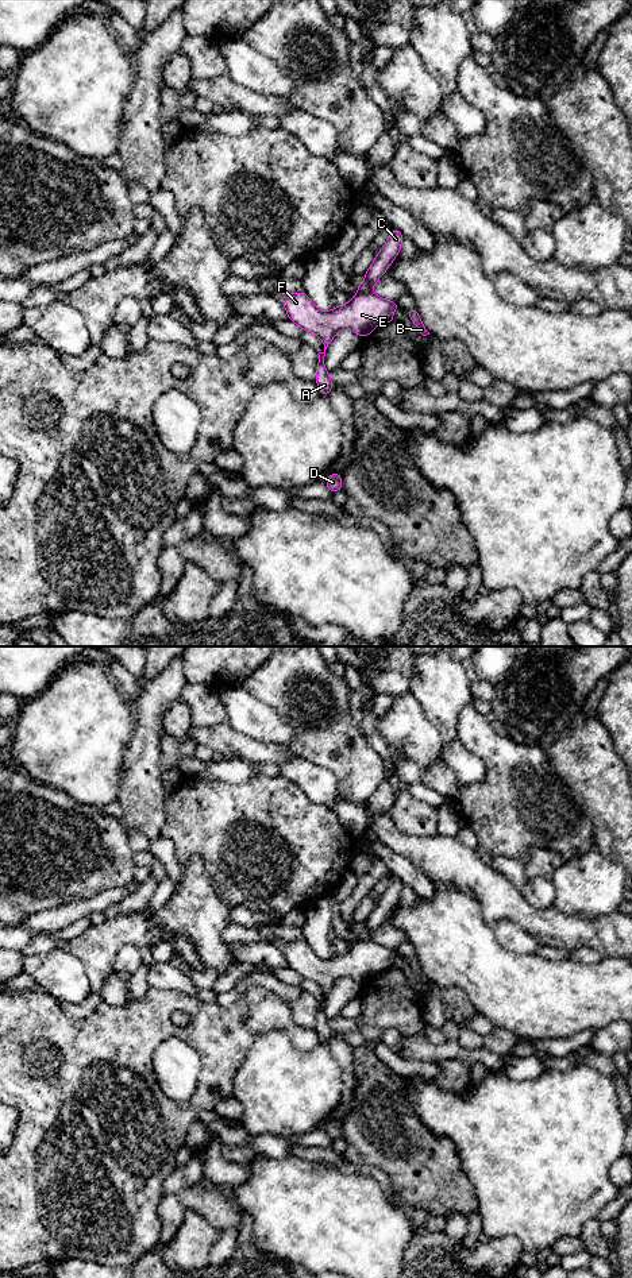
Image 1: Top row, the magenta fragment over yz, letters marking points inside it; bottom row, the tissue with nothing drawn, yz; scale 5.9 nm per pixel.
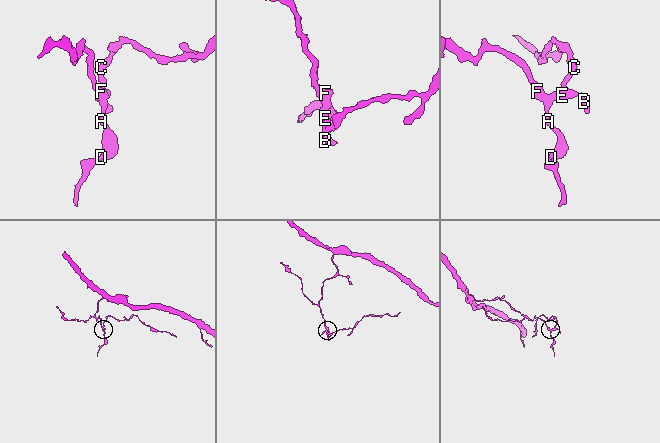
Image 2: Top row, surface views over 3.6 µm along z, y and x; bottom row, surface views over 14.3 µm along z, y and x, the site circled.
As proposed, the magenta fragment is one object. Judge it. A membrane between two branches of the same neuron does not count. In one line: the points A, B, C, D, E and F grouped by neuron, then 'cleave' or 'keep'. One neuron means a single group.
A B D E F / C | cleave

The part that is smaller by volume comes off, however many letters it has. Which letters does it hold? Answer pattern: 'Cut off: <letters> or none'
Cut off: C

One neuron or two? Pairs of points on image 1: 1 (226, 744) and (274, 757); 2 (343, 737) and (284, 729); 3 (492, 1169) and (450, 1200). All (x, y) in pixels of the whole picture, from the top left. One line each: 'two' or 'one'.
1: one
2: two
3: two

